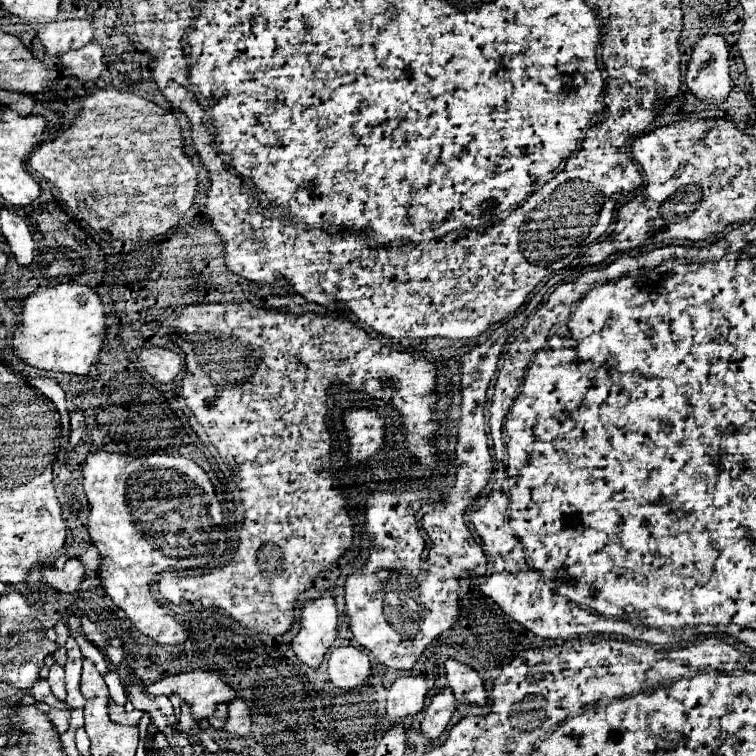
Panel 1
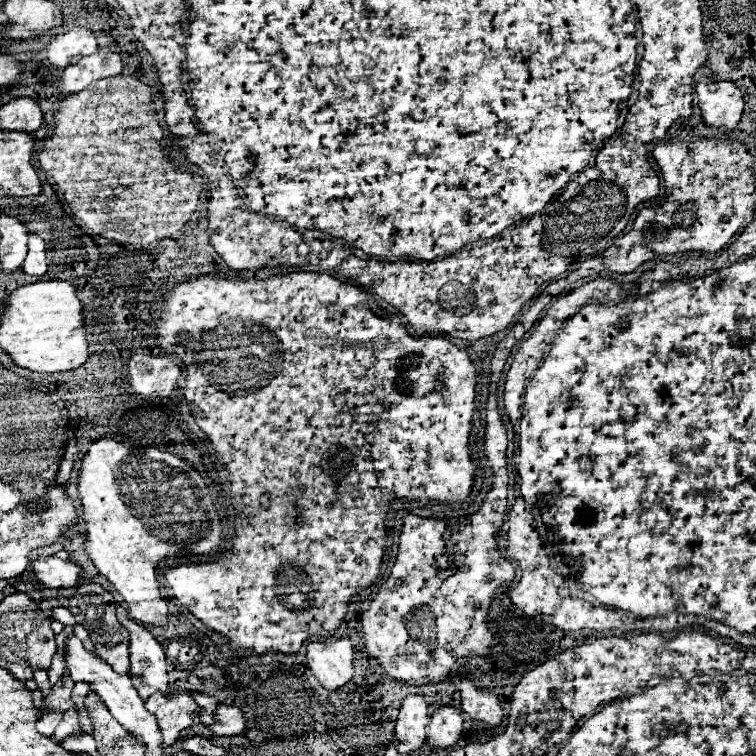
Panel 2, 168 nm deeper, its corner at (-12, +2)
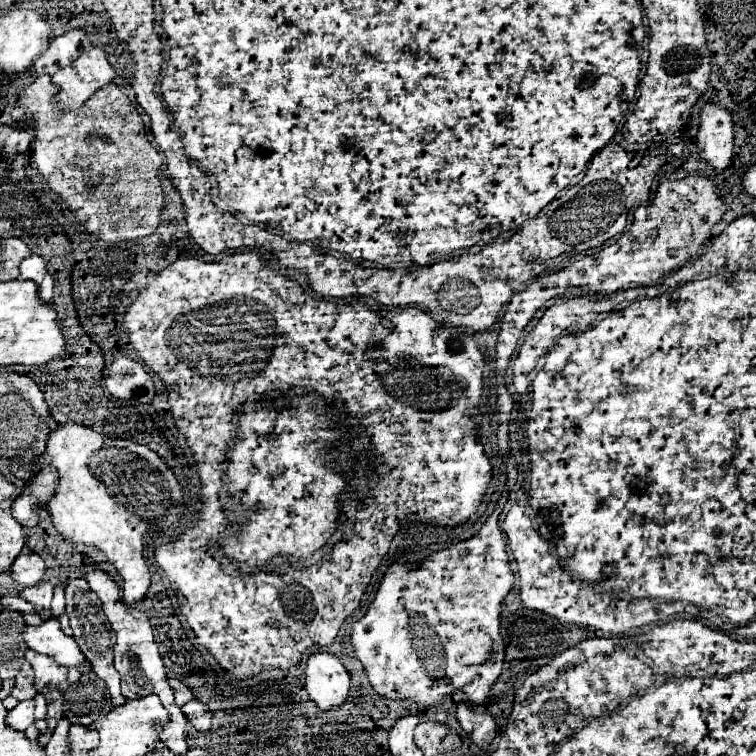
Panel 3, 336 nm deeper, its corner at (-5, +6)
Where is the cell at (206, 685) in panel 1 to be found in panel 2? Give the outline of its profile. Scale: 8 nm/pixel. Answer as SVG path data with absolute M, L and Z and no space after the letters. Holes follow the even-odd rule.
M178 690L172 694L156 692L146 700L146 708L158 718L164 746L172 746L178 740L180 730L188 728L202 710L190 690Z

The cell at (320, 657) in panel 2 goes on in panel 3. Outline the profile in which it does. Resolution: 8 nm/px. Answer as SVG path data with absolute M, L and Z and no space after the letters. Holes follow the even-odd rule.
M327 652L313 654L307 660L305 690L319 710L337 710L349 696L349 672L337 656Z

